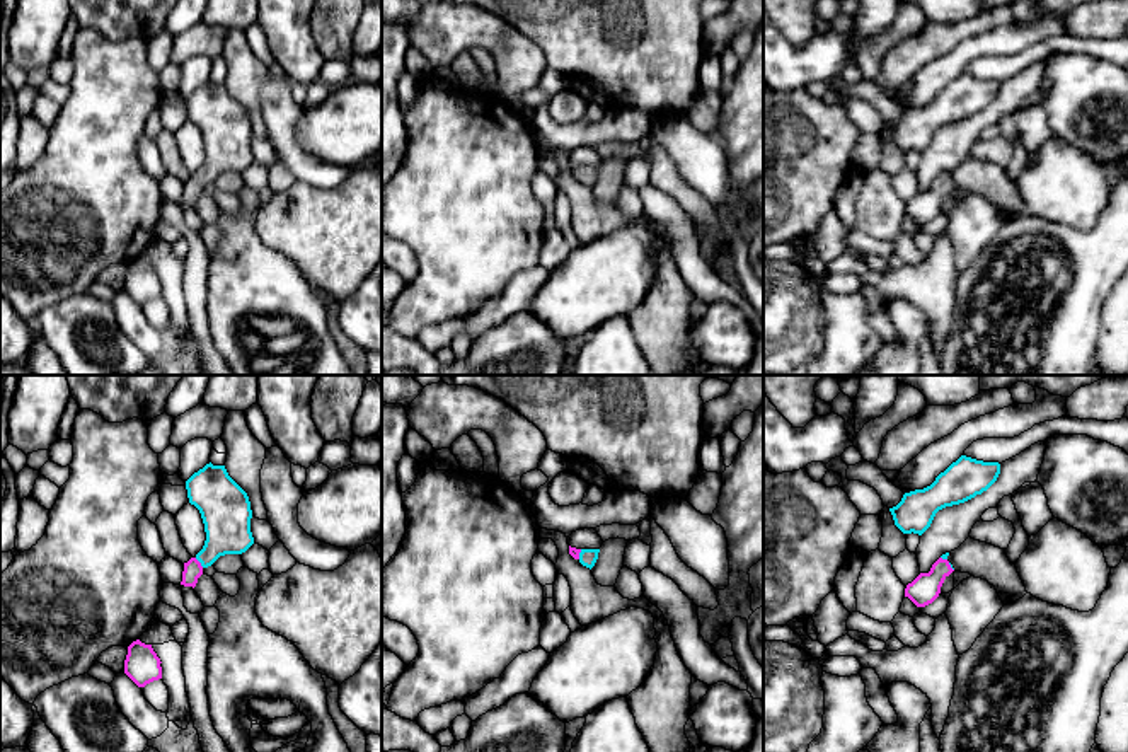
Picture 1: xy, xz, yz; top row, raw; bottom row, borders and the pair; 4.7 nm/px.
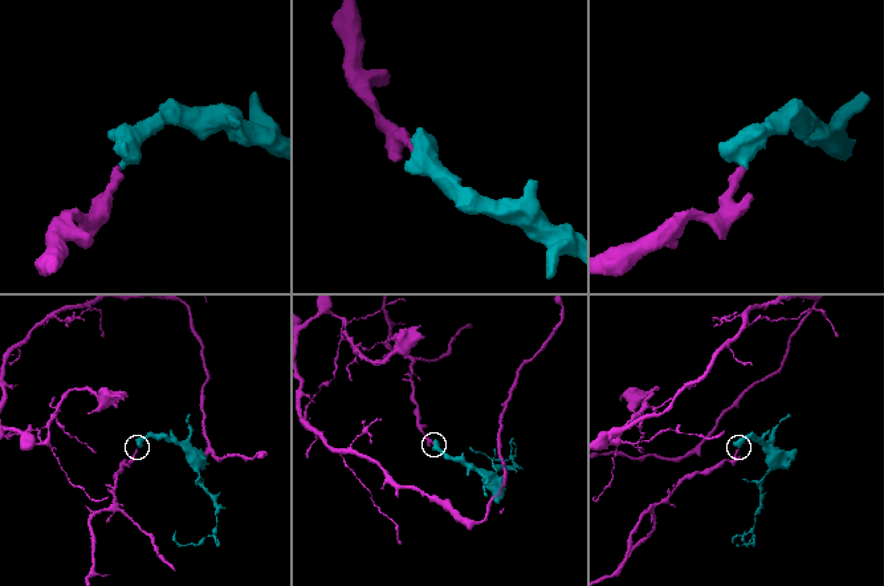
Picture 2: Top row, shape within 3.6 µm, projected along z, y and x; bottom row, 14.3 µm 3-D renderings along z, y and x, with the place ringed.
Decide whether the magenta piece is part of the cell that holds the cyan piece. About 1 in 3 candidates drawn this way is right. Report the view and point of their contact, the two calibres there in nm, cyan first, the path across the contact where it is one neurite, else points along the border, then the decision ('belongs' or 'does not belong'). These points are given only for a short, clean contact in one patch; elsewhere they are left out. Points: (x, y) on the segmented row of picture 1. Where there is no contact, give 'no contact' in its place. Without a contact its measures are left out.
meets cyan in xy at (200, 561); 220 nm thick on the cyan side, 90 nm on the other; runs through xy (227, 517), (227, 532), (200, 561), (193, 570); belongs

